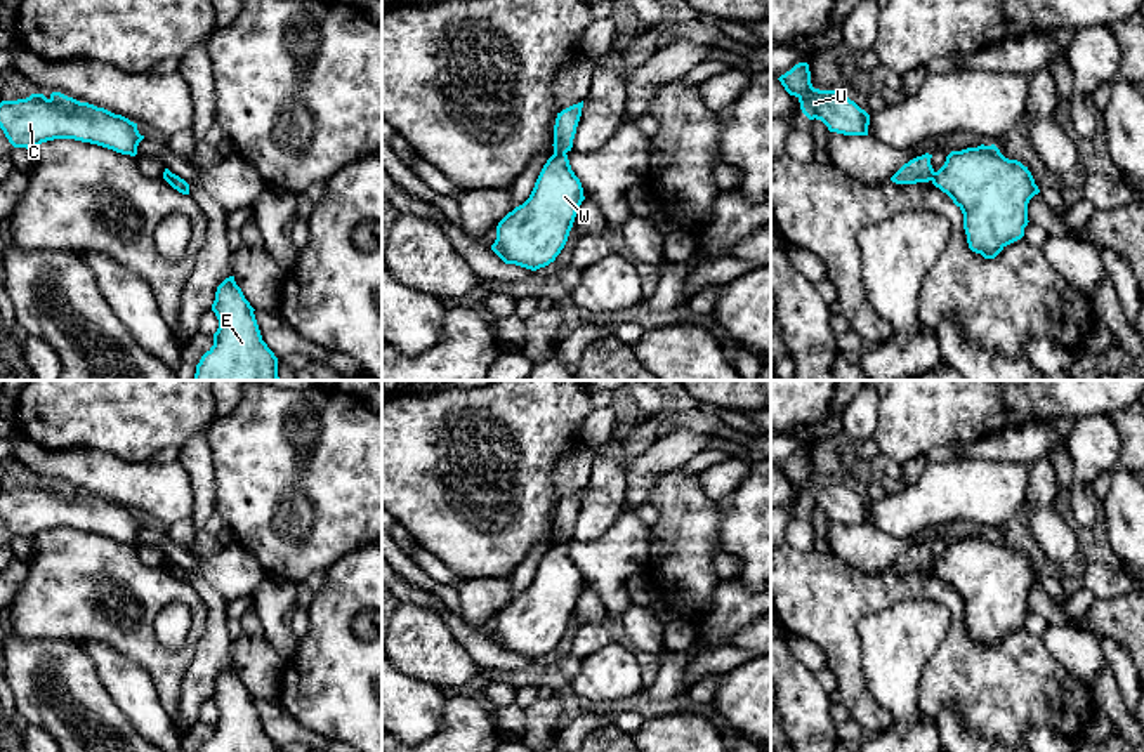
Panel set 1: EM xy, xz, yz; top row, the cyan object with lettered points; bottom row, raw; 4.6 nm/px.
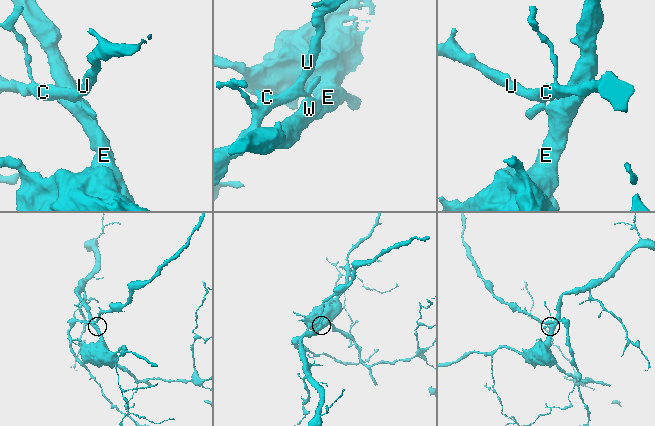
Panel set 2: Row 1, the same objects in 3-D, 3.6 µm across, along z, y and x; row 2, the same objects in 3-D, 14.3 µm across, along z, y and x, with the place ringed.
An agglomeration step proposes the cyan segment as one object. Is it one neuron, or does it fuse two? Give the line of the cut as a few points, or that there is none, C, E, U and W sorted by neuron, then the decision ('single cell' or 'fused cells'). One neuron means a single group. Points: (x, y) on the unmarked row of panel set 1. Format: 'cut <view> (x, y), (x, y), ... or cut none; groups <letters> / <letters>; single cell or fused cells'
cut xz (554, 540), (565, 544); groups C U / E W; fused cells

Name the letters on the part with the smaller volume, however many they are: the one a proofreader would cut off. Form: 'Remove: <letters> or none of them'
Remove: C, U

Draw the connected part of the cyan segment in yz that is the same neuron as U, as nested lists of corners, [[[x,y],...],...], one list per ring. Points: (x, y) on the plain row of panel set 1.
[[[807,452],[795,453],[778,469],[790,485],[799,488],[800,498],[809,509],[821,509],[830,521],[868,524],[870,504],[842,479],[814,478]]]

